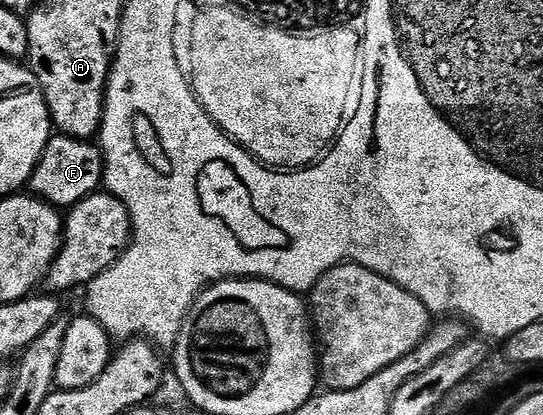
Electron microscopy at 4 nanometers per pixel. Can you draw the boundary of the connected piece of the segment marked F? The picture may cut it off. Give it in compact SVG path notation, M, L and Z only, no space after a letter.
M59 133L48 141L37 169L31 175L29 191L30 194L50 203L52 207L70 209L85 197L96 194L102 187L102 150L94 142Z

